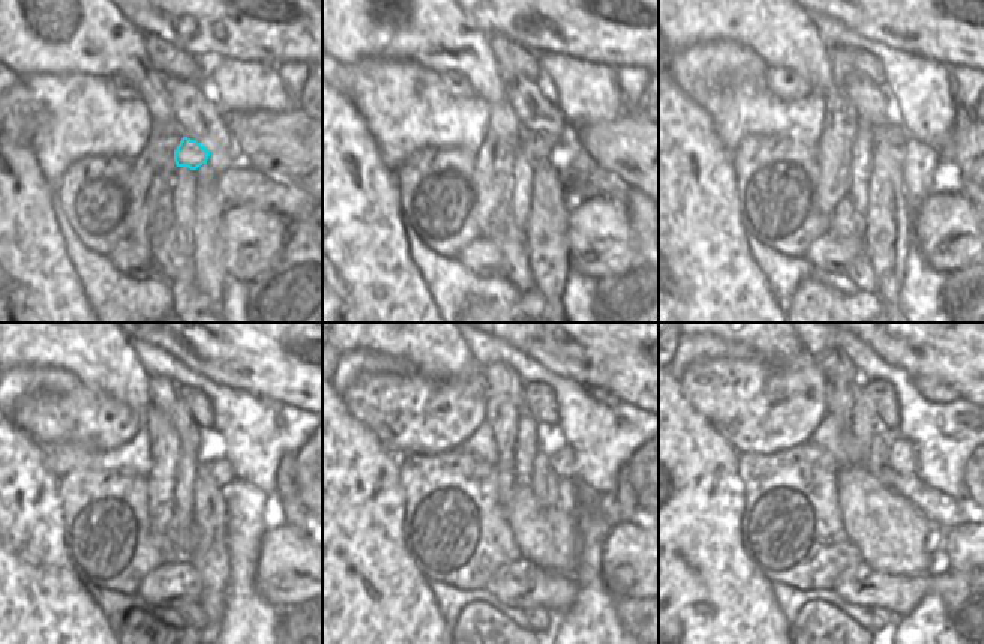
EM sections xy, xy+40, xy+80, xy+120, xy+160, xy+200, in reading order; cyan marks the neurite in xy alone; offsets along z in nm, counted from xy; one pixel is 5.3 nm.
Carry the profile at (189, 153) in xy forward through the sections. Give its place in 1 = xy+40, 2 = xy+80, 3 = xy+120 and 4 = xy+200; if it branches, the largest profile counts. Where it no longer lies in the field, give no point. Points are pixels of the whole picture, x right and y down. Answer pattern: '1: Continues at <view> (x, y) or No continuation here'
1: Continues at xy+40 (534, 147)
2: Continues at xy+80 (894, 135)
3: Continues at xy+120 (221, 470)
4: Continues at xy+200 (902, 455)

